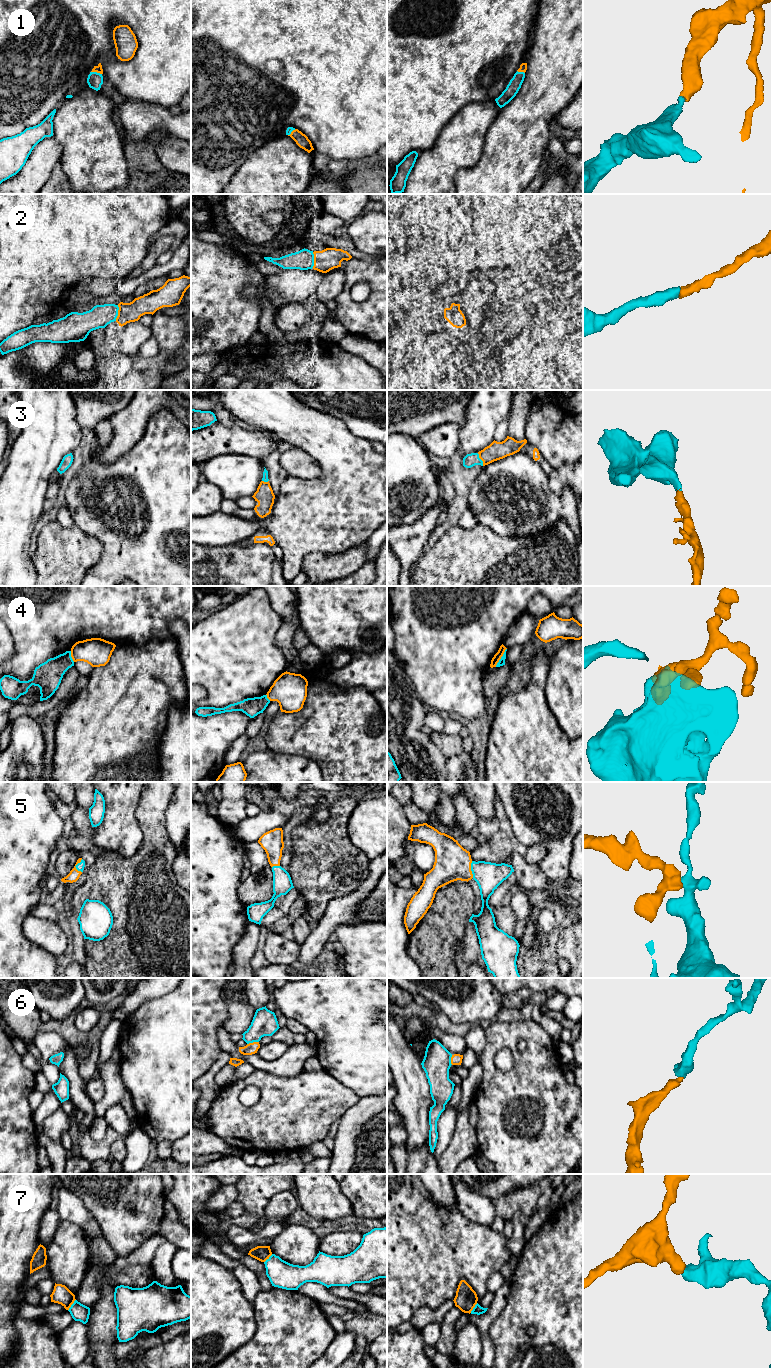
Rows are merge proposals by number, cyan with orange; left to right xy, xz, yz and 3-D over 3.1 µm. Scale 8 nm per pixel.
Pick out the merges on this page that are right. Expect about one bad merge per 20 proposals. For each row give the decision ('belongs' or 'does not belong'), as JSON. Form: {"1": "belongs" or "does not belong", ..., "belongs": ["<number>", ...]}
{"1": "belongs", "2": "belongs", "3": "belongs", "4": "does not belong", "5": "belongs", "6": "belongs", "7": "does not belong", "belongs": ["1", "2", "3", "5", "6"]}

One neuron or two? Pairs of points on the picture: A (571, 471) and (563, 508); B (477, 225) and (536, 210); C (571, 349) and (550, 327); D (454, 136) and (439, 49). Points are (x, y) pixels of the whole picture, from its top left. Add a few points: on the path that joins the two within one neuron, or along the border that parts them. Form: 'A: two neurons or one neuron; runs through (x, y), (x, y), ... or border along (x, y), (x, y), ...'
A: two neurons; border along (548, 477), (556, 493), (567, 485), (572, 491)
B: one neuron; runs through (492, 213), (515, 213), (521, 210)
C: two neurons; border along (572, 329), (560, 340), (553, 360)
D: two neurons; border along (469, 104), (466, 104), (449, 121), (437, 138)

